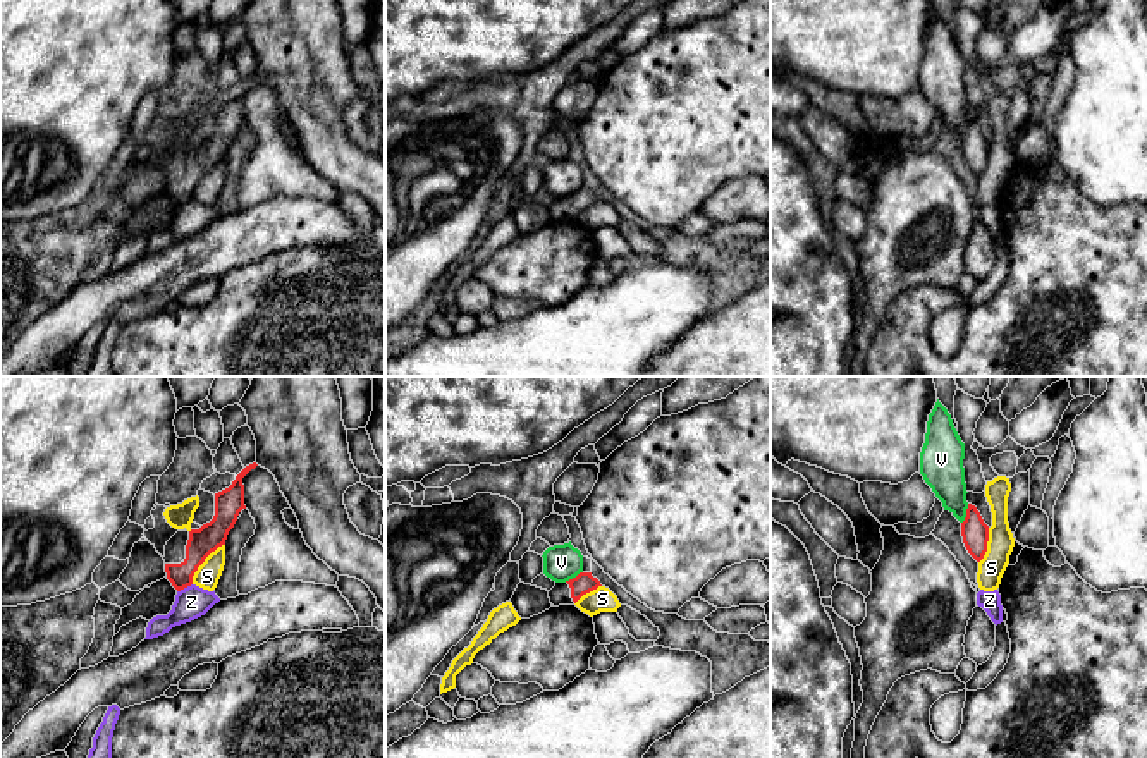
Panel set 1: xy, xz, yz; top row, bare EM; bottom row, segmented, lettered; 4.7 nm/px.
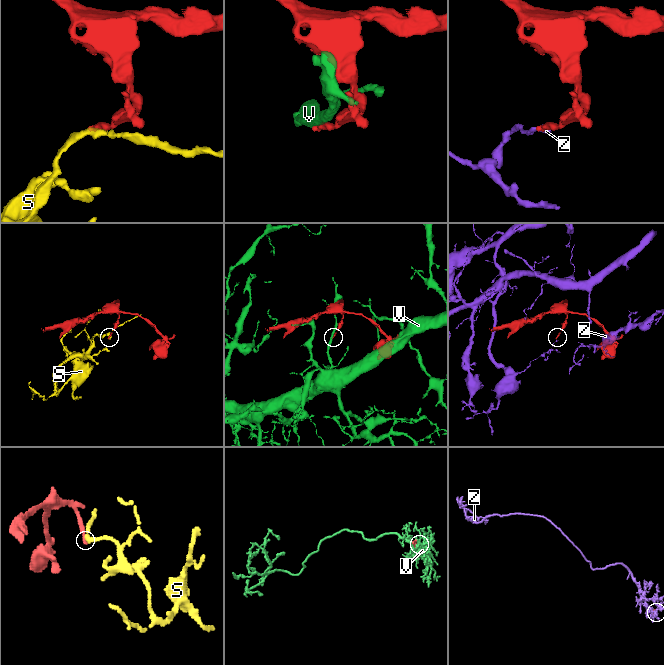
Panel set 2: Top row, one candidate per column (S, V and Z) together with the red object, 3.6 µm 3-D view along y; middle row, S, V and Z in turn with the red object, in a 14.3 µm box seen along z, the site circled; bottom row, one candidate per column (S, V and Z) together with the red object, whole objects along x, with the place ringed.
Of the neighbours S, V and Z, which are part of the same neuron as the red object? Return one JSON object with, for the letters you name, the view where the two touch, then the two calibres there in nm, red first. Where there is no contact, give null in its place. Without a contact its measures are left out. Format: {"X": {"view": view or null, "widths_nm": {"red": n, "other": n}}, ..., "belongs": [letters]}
{"belongs": []}

